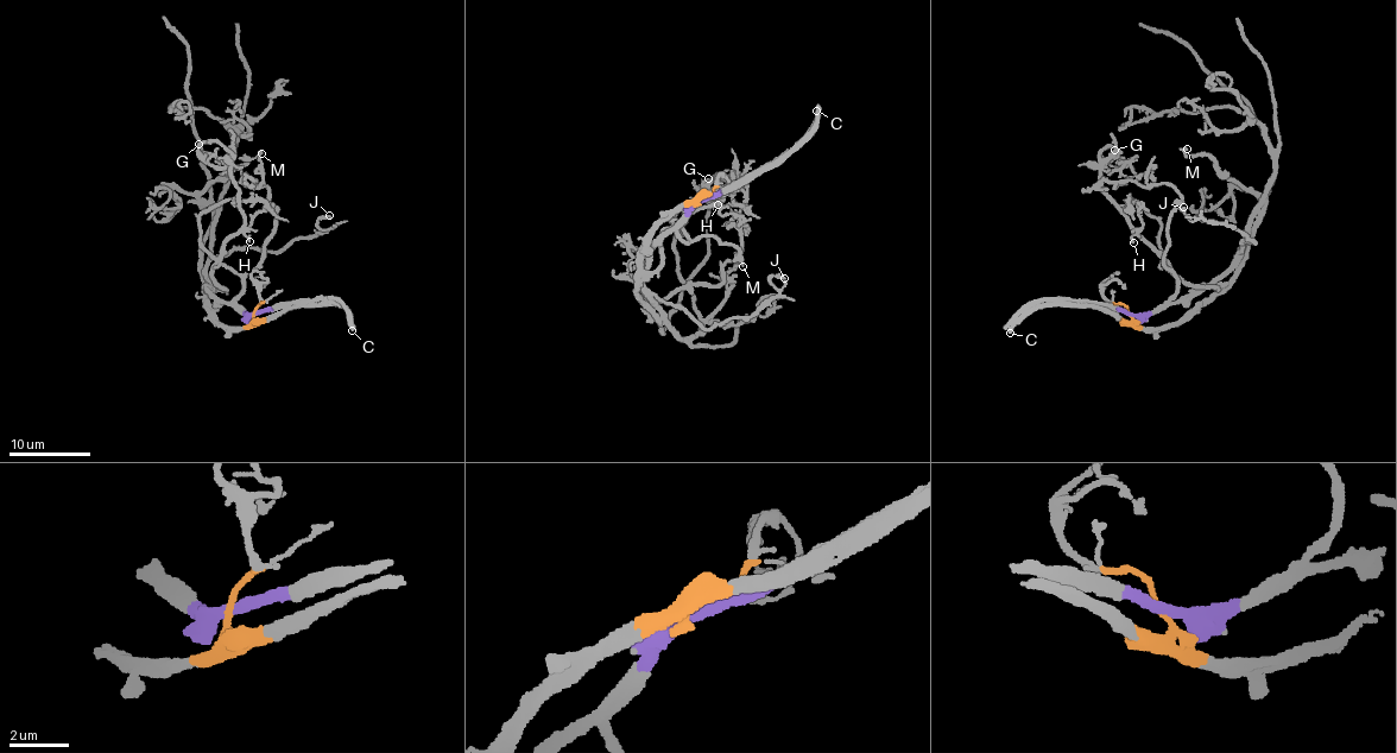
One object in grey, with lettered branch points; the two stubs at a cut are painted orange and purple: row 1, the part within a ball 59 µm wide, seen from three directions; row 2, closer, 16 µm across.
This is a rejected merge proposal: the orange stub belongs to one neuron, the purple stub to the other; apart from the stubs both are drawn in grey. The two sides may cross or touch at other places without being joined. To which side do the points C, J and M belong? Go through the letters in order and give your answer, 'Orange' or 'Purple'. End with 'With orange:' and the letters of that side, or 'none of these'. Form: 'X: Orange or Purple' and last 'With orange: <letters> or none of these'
C: Orange
J: Purple
M: Orange
With orange: C, M

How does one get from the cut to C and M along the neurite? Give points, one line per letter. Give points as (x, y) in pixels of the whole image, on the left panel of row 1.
C: (254, 312), (255, 321), (276, 317), (289, 309), (340, 302), (353, 323), (352, 330)
M: (254, 312), (244, 328), (222, 328), (207, 304), (201, 264), (212, 210), (200, 200), (215, 177), (263, 152)

